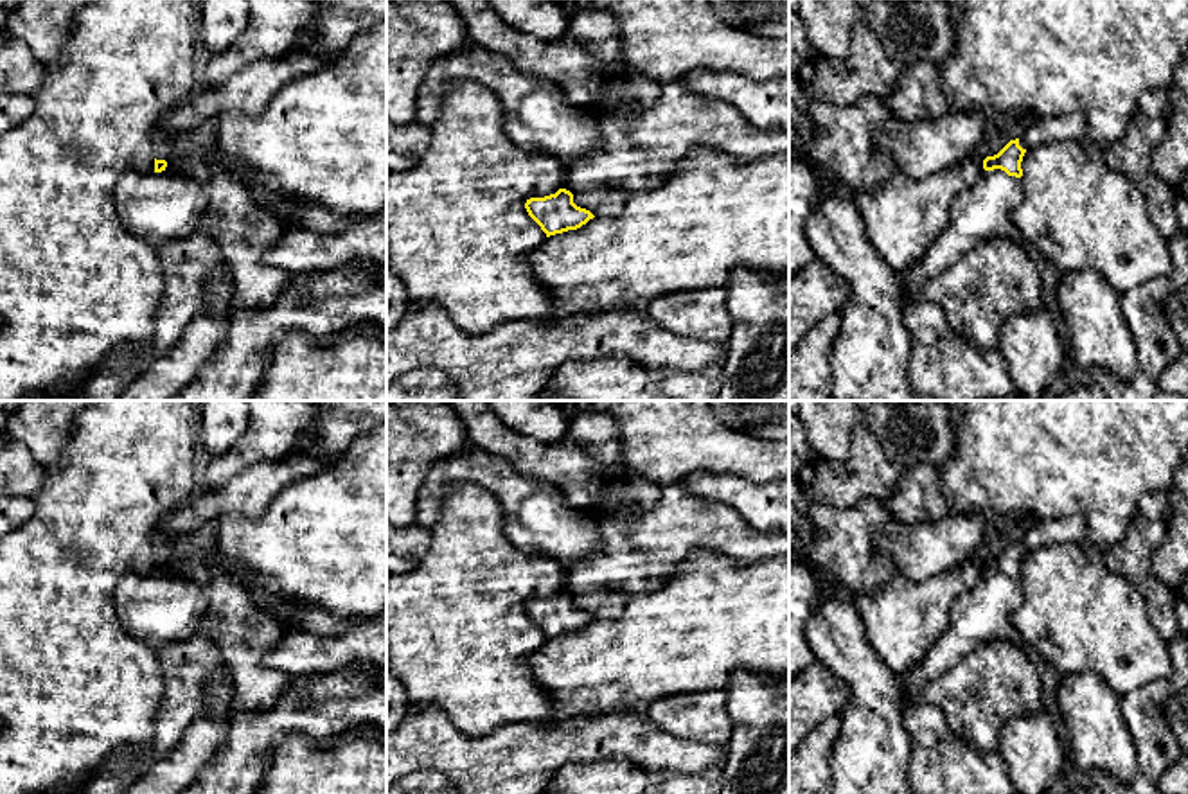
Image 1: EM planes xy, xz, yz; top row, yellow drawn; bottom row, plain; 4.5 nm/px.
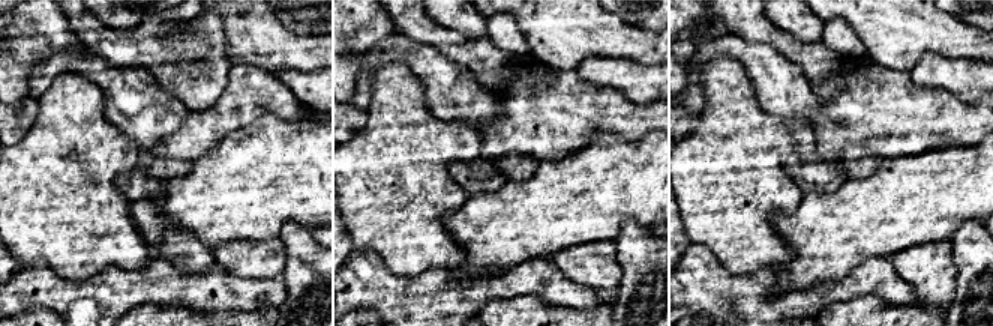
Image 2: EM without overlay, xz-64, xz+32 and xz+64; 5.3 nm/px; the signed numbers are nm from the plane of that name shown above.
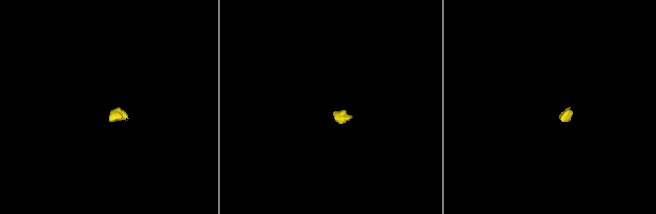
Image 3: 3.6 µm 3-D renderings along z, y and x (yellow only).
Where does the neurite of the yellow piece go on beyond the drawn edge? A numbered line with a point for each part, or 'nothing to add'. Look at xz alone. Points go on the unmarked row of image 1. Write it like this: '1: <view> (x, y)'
nothing to add

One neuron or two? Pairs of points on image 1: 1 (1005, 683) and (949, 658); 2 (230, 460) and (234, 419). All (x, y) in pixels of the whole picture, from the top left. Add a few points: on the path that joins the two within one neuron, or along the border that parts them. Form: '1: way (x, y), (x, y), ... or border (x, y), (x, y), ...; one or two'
1: border (996, 638), (980, 644), (924, 685); two
2: border (250, 419), (245, 432), (223, 453), (212, 458); two

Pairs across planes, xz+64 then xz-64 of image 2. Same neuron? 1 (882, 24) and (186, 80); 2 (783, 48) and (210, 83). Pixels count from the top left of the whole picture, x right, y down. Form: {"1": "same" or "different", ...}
{"1": "different", "2": "same"}

